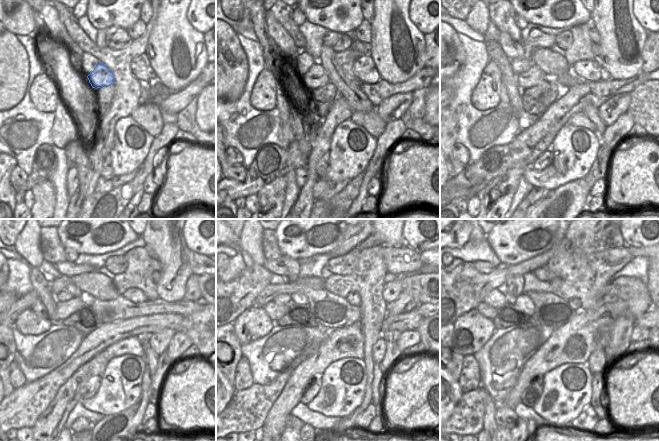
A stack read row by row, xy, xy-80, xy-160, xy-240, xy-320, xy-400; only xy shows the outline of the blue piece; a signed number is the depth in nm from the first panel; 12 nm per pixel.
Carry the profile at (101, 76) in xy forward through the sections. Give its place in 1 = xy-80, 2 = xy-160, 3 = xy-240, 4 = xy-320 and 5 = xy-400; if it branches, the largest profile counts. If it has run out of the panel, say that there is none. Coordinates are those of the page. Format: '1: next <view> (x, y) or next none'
1: next xy-80 (316, 77)
2: next xy-160 (530, 78)
3: next xy-240 (63, 310)
4: next xy-320 (275, 311)
5: next xy-400 (489, 312)

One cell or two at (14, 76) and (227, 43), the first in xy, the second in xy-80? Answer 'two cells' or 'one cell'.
one cell

